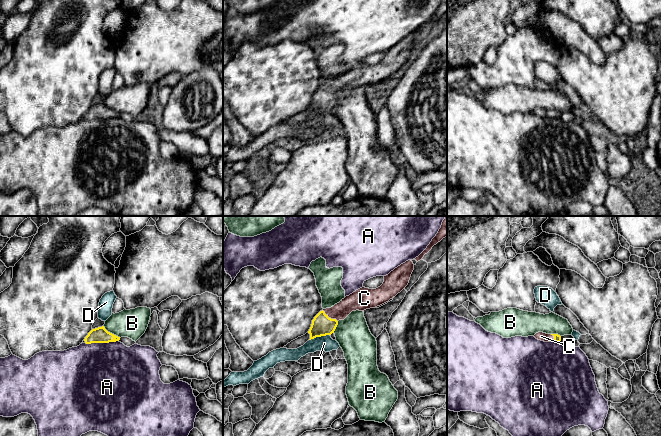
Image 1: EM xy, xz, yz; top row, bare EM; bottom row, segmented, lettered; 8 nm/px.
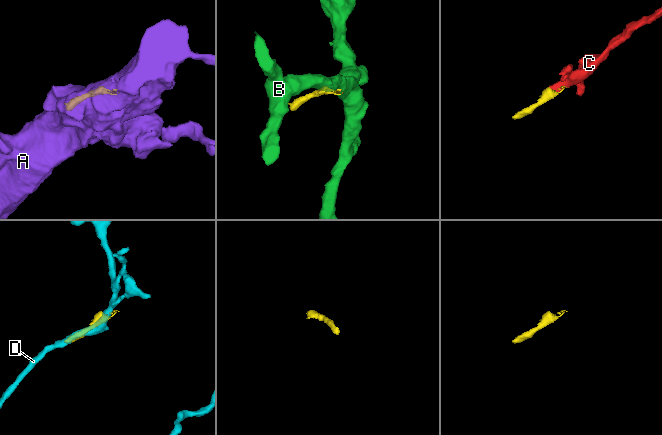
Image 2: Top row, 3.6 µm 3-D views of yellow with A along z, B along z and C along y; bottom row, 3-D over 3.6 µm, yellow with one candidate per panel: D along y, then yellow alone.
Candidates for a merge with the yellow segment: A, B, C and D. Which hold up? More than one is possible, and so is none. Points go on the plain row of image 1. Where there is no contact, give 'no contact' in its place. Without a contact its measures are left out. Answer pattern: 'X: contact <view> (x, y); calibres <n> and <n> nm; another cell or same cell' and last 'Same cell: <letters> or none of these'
A: contact xy (101, 118); calibres 130 and 500 nm; another cell
B: contact xy (111, 109); calibres 130 and 220 nm; another cell
C: contact xz (330, 94); calibres 170 and 140 nm; same cell
D: contact xz (319, 112); calibres 170 and 130 nm; another cell
Same cell: C

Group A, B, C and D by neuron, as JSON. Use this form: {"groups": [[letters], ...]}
{"groups": [["A"], ["B"], ["C"], ["D"]]}

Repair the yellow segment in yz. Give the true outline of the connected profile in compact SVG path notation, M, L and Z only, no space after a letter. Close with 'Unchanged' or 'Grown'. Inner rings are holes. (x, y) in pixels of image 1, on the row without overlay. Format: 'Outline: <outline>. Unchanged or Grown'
Outline: M538 108L534 111L534 113L544 118L560 118L561 117L561 112L558 110L546 110L543 108Z. Grown

